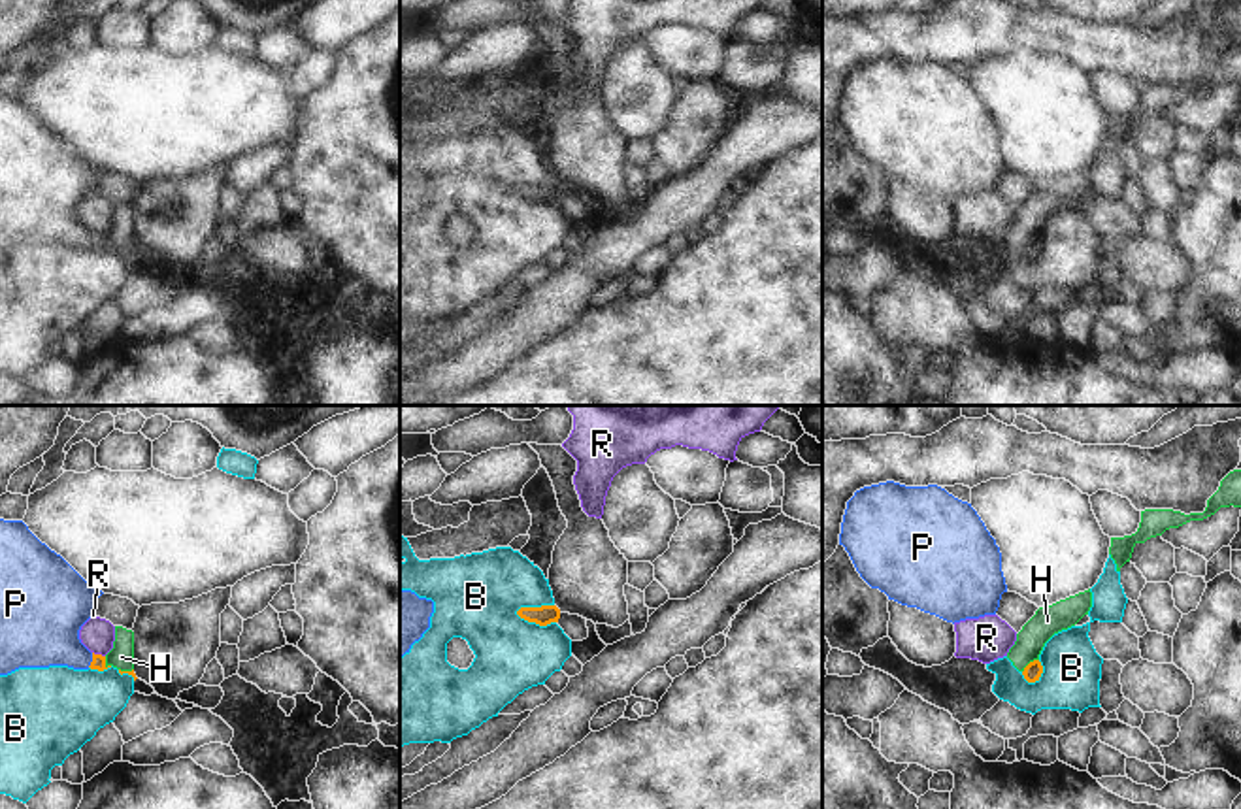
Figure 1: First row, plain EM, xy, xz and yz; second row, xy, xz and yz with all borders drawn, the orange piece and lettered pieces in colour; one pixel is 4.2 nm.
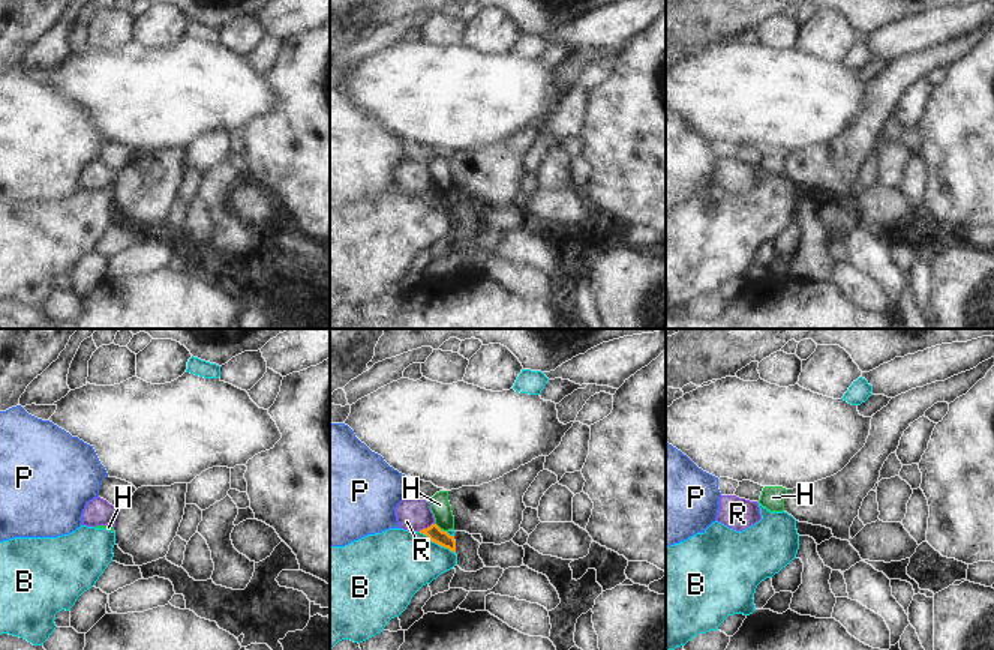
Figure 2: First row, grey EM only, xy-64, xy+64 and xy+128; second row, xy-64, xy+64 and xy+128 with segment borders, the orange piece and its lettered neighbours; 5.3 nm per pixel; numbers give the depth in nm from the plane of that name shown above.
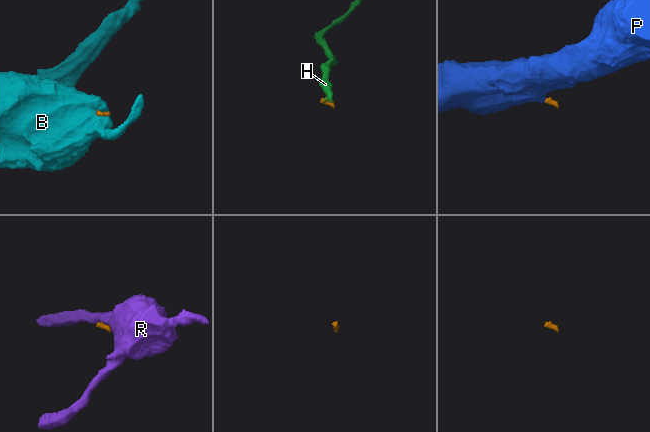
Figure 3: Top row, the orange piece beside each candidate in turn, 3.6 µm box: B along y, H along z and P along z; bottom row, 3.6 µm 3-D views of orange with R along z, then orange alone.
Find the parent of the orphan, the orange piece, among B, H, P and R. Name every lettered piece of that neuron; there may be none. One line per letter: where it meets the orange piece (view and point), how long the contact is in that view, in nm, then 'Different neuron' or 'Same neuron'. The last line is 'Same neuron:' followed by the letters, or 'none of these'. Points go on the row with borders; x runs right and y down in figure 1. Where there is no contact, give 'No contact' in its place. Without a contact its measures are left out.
B: Touches orange at xz (536, 623). Shared border 180 nm. Different neuron
H: Touches orange at yz (1028, 664). Shared border 90 nm. Different neuron
P: Touches orange at xy (93, 660). Shared border 70 nm. Same neuron
R: Touches orange at xy (99, 655). Shared border 60 nm. Different neuron
Same neuron: P

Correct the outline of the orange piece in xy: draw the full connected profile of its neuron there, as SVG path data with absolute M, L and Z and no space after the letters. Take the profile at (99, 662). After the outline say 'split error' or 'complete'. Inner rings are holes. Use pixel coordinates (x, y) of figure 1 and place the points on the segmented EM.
M0 519L0 675L49 666L108 669L106 656L91 652L79 639L79 630L92 617L102 594L23 520Z; split error

